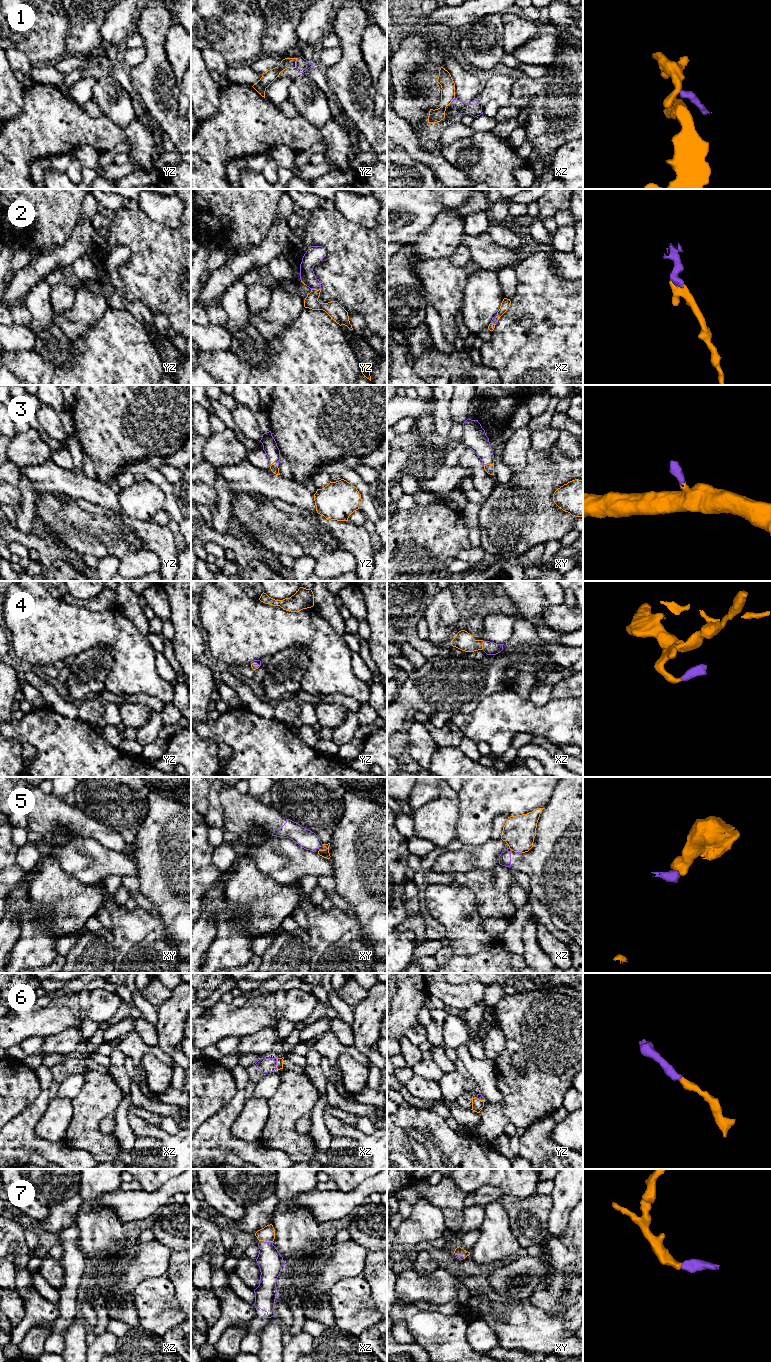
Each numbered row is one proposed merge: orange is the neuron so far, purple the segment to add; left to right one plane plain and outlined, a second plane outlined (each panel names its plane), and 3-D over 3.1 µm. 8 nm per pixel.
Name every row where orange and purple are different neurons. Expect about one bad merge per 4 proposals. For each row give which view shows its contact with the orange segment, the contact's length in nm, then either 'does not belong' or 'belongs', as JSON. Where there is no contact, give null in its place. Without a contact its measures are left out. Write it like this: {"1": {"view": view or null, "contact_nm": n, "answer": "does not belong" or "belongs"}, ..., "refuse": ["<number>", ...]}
{"1": {"view": "yz", "contact_nm": 80, "answer": "does not belong"}, "2": {"view": "yz", "contact_nm": 80, "answer": "belongs"}, "3": {"view": "yz", "contact_nm": 80, "answer": "belongs"}, "4": {"view": "xz", "contact_nm": 80, "answer": "belongs"}, "5": {"view": "xy", "contact_nm": 70, "answer": "does not belong"}, "6": {"view": "xz", "contact_nm": 100, "answer": "belongs"}, "7": {"view": "xz", "contact_nm": 110, "answer": "belongs"}, "refuse": ["1", "5"]}

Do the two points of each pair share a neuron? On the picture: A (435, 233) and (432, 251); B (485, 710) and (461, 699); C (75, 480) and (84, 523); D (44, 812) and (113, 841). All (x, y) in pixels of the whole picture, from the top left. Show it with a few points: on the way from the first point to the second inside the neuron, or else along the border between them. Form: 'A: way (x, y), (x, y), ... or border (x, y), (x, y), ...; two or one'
A: way (435, 237), (432, 247); one
B: border (495, 692), (486, 695), (471, 712), (454, 715); two
C: border (52, 492), (62, 492), (75, 499); two
D: way (61, 814), (72, 818), (87, 828), (96, 830); one

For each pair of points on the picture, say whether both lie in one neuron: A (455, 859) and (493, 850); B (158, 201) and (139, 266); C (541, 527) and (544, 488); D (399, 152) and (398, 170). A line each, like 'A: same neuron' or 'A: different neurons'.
A: same neuron
B: different neurons
C: same neuron
D: same neuron

